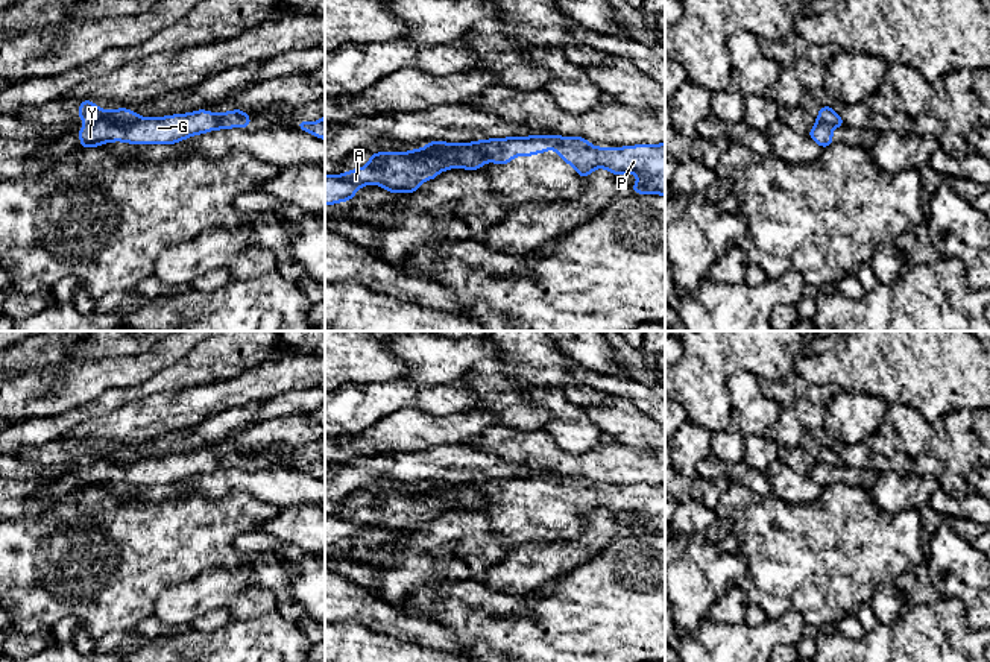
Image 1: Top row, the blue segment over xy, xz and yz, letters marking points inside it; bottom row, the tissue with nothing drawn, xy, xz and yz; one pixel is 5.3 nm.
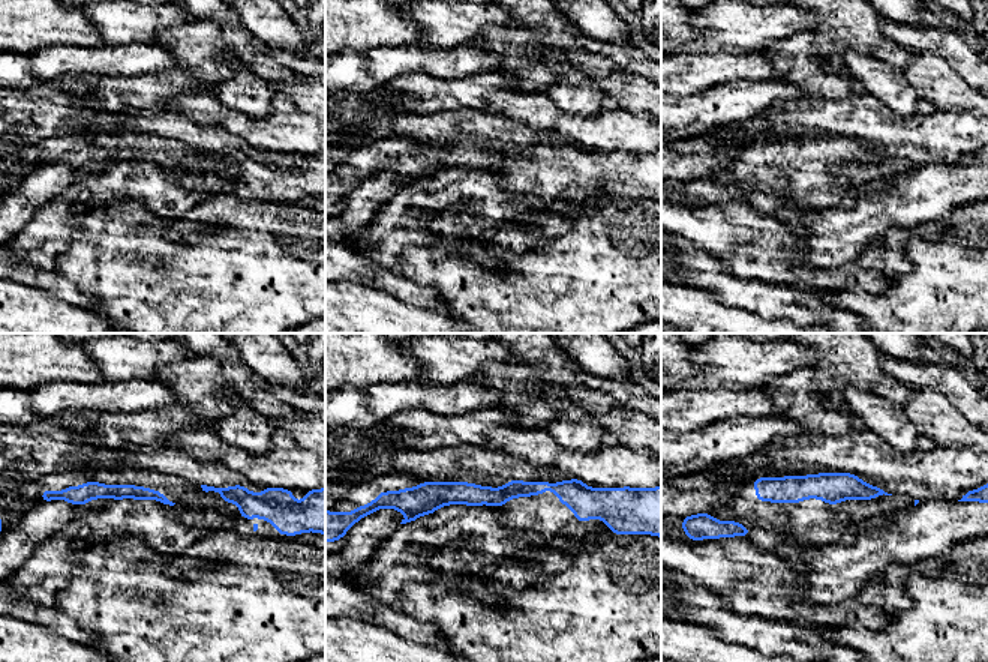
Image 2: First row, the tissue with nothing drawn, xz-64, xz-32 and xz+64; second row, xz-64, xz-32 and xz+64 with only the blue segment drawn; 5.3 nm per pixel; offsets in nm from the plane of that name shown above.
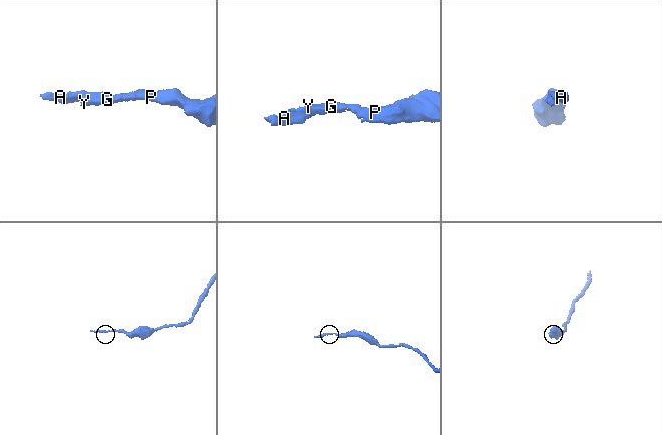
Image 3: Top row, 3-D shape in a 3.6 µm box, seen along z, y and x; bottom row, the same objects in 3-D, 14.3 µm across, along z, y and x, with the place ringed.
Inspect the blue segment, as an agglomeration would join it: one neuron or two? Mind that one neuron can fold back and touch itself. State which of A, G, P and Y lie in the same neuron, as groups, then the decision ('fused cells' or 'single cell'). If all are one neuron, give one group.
A / G P Y | fused cells

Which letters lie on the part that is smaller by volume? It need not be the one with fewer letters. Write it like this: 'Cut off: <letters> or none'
Cut off: A

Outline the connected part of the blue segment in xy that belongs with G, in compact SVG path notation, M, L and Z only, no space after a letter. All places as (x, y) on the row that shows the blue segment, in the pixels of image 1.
M199 109L196 112L167 117L143 117L132 125L120 125L111 120L90 120L84 128L79 128L79 138L80 147L84 149L97 147L111 141L173 144L197 134L249 126L249 114L241 109L222 114Z

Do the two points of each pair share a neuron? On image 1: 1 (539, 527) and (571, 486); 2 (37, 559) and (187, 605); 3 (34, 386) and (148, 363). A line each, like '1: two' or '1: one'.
1: one
2: two
3: one

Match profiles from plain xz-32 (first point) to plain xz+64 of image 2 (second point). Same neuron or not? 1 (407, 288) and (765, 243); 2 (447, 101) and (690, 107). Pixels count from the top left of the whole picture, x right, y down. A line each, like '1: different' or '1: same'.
1: different
2: same

